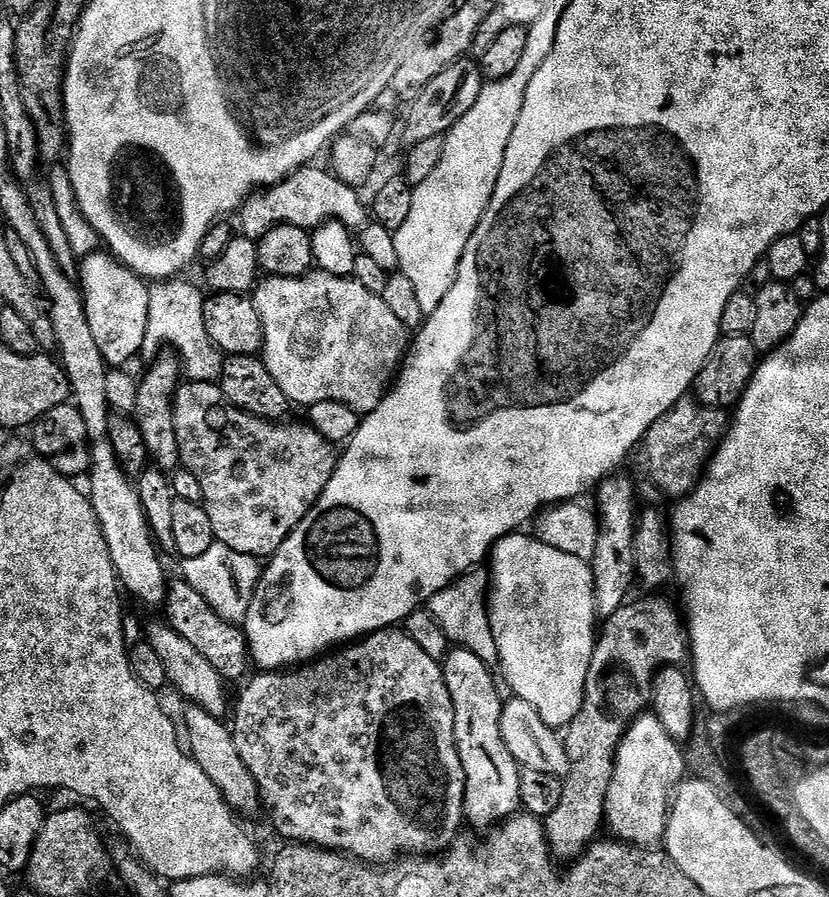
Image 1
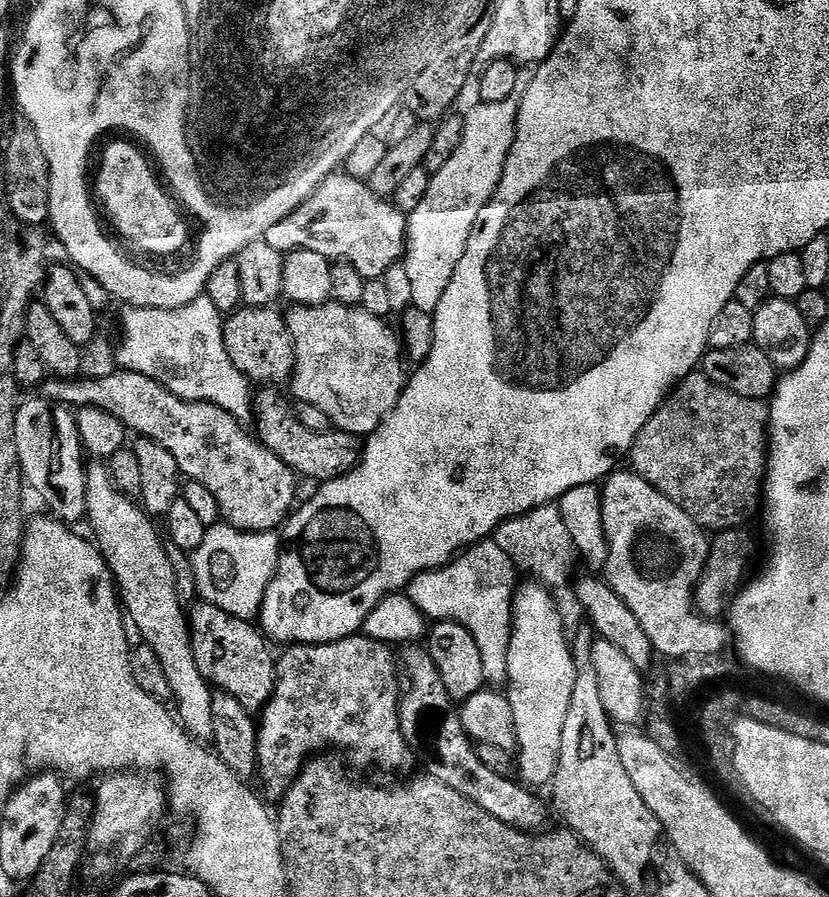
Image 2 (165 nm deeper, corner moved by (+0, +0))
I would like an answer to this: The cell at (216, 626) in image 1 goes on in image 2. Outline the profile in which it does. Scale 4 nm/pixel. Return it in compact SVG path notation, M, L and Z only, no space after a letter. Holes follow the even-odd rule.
M216 602L193 603L188 627L192 630L194 662L198 662L198 670L202 670L213 689L238 698L248 712L263 712L278 679L276 660L263 631L252 620L238 618Z

